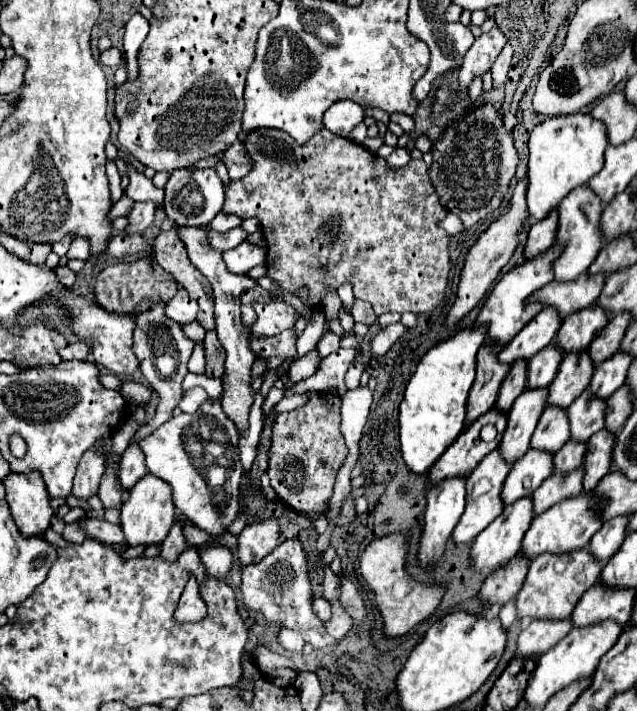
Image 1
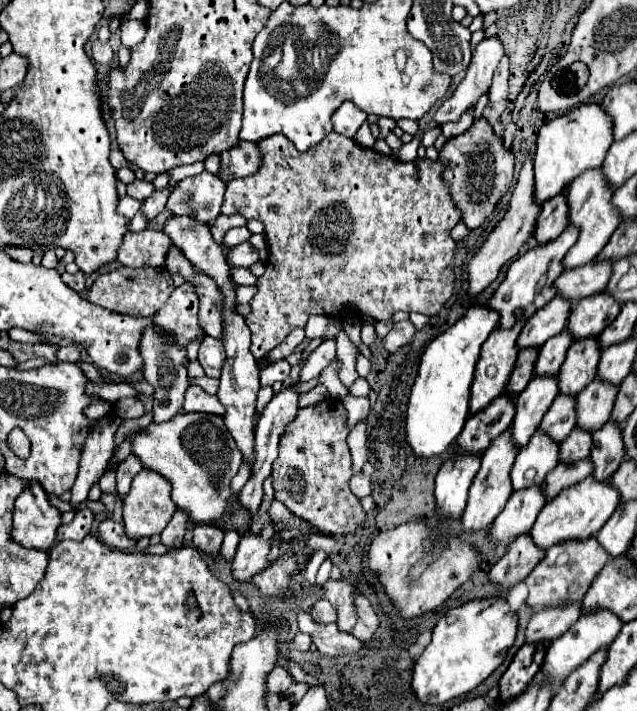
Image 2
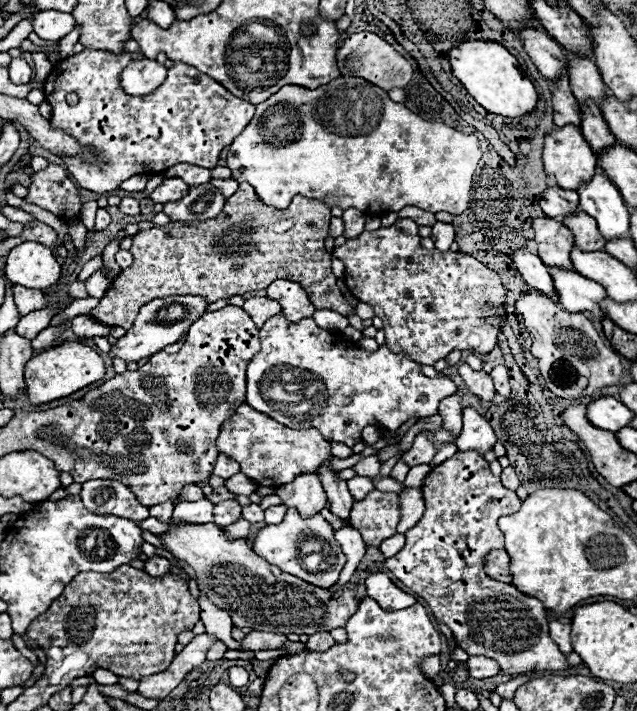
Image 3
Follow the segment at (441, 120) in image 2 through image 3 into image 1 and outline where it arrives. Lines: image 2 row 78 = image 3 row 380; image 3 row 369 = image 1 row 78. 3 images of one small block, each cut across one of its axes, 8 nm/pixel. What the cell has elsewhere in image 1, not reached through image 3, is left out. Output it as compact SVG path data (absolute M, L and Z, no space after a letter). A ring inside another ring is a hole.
M494 26L490 32L480 34L474 40L472 48L464 54L464 62L460 66L460 88L452 98L452 102L456 102L468 90L468 84L472 82L474 76L482 76L486 70L492 68L492 62L504 44L506 44L506 38L500 26Z

